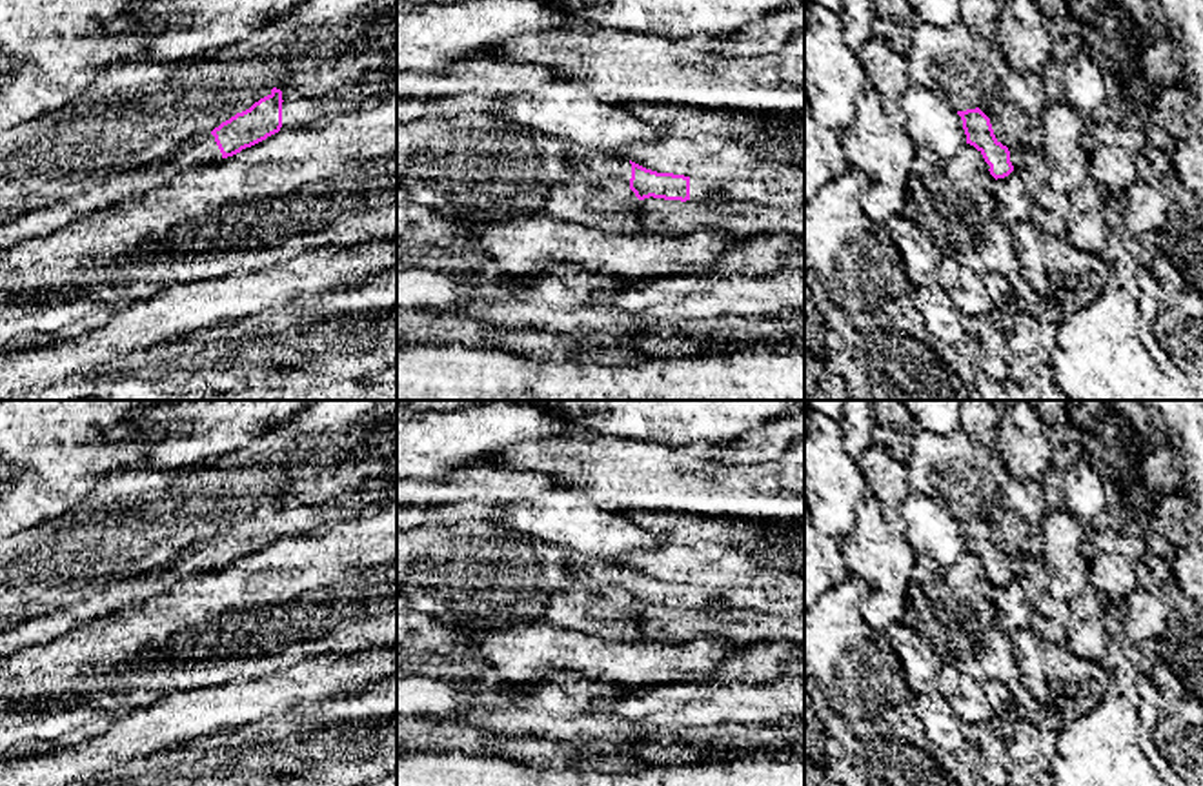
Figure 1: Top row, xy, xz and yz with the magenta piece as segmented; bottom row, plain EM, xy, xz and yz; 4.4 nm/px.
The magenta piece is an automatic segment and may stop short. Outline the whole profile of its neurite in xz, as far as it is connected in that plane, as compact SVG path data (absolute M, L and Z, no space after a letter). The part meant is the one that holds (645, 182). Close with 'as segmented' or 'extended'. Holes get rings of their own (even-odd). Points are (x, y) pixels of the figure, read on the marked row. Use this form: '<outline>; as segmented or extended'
M568 142L566 155L575 169L581 169L590 180L621 180L630 186L639 200L664 198L681 202L721 202L713 196L717 184L697 176L673 173L657 173L632 160L613 155L612 151L591 151L575 142Z; extended

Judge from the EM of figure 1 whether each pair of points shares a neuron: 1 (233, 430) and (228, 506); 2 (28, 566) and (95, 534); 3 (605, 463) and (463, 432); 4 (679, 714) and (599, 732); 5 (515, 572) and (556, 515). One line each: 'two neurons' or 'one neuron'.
1: two neurons
2: one neuron
3: two neurons
4: two neurons
5: two neurons

